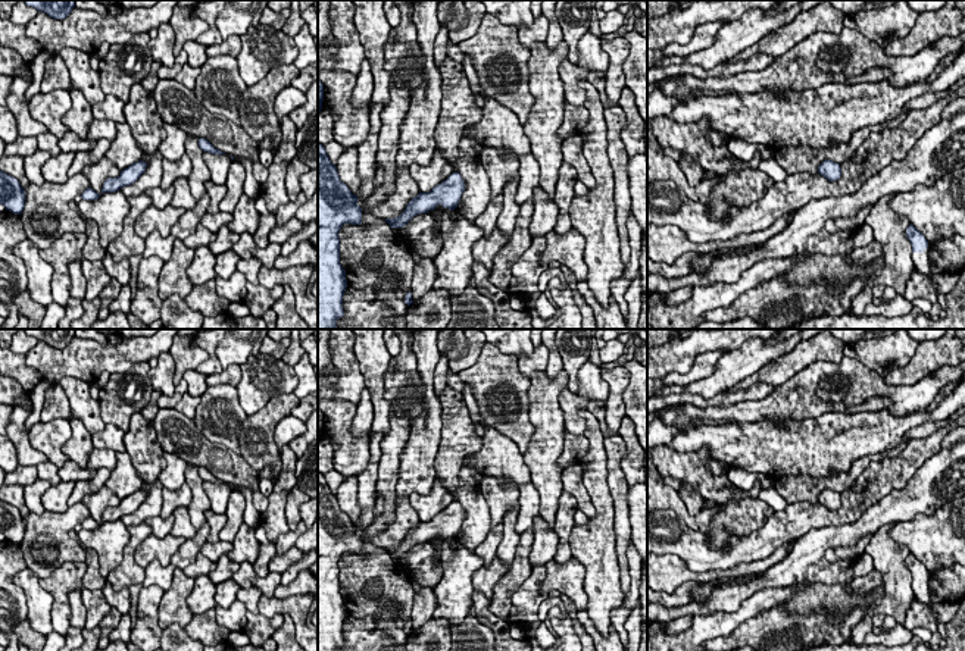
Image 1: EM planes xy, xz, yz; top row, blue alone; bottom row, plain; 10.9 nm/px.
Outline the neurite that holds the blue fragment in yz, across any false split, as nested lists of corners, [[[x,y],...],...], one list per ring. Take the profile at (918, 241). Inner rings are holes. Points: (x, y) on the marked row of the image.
[[[912,223],[906,228],[906,235],[912,245],[912,260],[916,270],[928,275],[937,285],[939,294],[946,295],[958,284],[959,273],[934,275],[930,270],[928,241],[925,237]]]

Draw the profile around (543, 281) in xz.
[[[560,267],[546,269],[538,278],[538,289],[540,292],[546,292],[549,289],[549,281],[558,276],[562,282],[565,282],[565,276]]]

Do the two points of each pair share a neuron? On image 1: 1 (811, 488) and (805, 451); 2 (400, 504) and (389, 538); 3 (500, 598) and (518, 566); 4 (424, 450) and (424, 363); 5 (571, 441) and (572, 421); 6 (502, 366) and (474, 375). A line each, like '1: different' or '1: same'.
1: different
2: same
3: same
4: same
5: different
6: same

